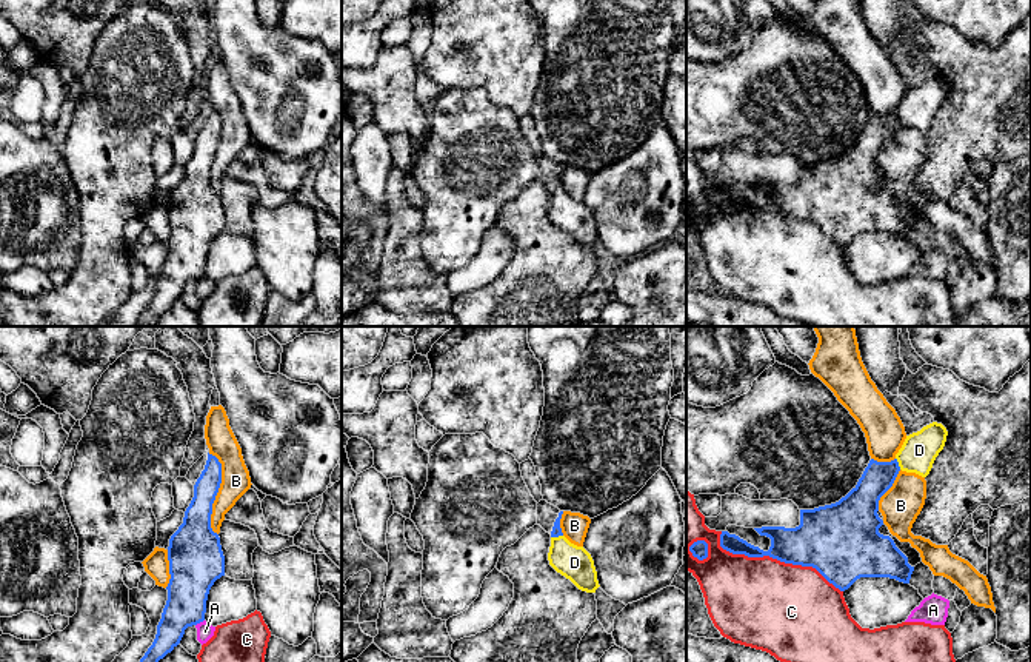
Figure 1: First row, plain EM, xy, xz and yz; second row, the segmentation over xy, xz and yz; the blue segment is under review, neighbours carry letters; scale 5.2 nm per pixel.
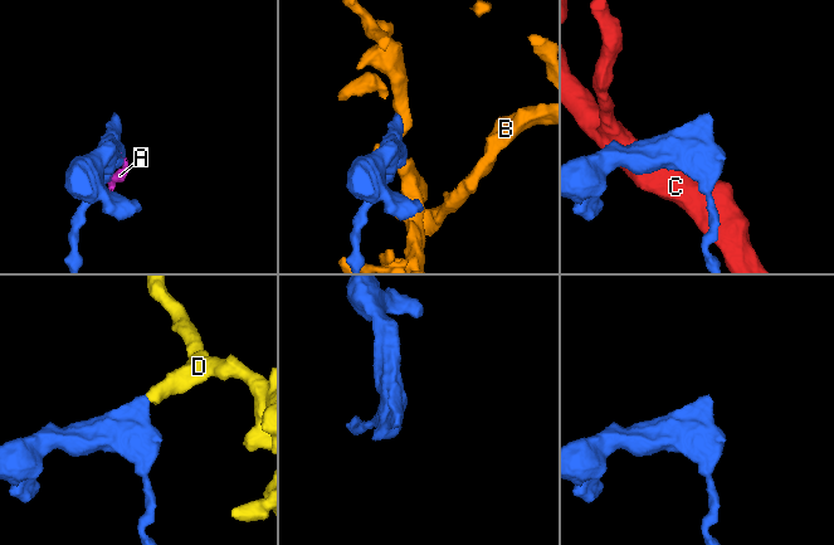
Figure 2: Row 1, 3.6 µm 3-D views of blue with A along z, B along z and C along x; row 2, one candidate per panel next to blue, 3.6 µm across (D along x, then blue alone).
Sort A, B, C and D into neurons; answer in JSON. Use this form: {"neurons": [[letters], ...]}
{"neurons": [["A"], ["B"], ["C"], ["D"]]}

